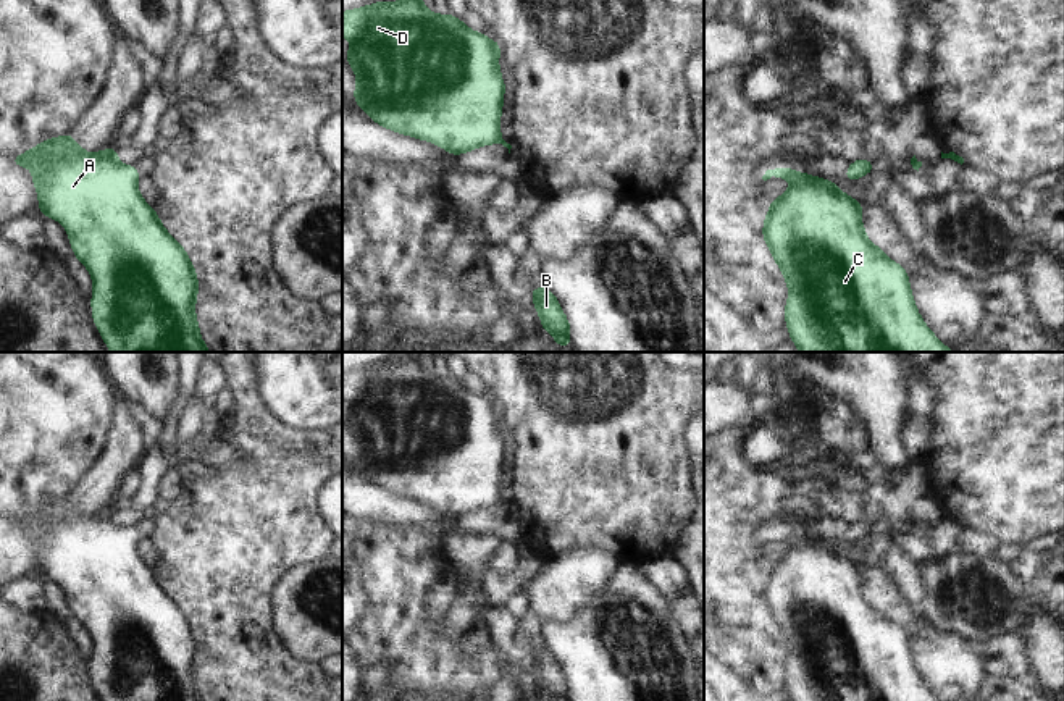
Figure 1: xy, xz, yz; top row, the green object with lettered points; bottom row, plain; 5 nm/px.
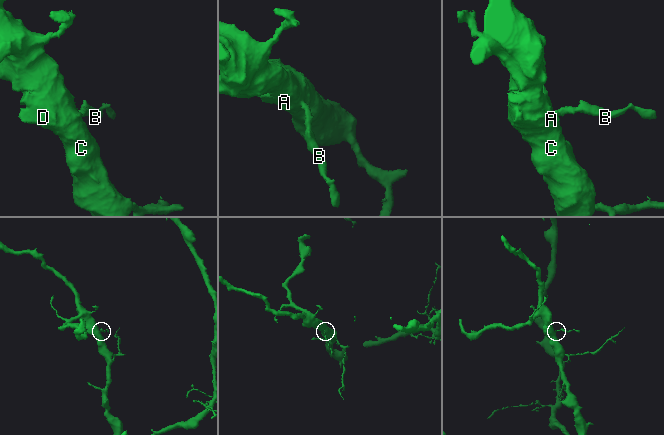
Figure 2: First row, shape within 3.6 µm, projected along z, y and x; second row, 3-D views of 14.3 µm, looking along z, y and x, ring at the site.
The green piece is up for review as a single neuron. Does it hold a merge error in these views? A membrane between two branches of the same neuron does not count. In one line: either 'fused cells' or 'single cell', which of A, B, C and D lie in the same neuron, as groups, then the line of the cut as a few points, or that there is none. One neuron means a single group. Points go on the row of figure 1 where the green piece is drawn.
single cell; groups A B C D; cut none

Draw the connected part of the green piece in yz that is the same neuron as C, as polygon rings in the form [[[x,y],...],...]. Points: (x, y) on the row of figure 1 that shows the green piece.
[[[770,168],[762,179],[767,181],[772,176],[790,179],[791,186],[772,200],[762,236],[790,291],[785,321],[791,342],[799,352],[956,352],[941,344],[922,320],[904,267],[888,258],[869,241],[862,226],[864,204],[840,192],[838,183],[793,168]]]

